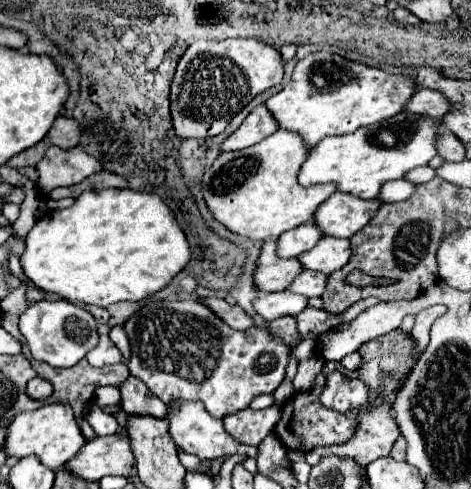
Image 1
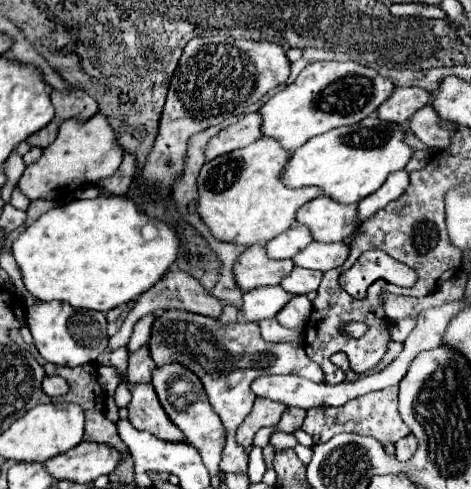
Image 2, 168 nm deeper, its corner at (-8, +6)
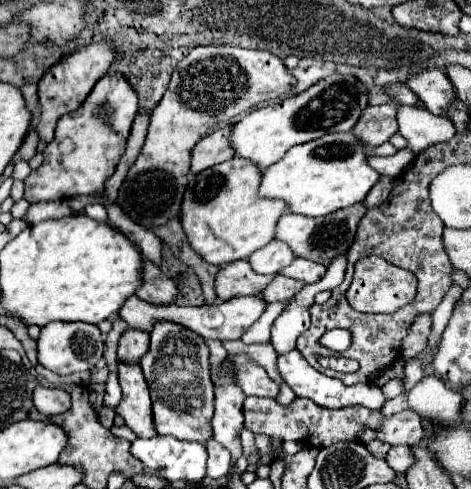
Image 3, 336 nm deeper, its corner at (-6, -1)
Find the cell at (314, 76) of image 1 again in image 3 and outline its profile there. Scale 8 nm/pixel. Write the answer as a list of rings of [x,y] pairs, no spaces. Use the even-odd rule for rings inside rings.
[[[334,73],[314,83],[304,93],[282,99],[278,105],[254,109],[252,113],[244,115],[230,131],[230,147],[238,157],[252,161],[258,169],[266,169],[270,167],[270,163],[282,159],[282,155],[298,143],[318,139],[326,135],[326,131],[328,133],[352,131],[354,123],[360,119],[366,107],[368,107],[366,87],[352,75]]]

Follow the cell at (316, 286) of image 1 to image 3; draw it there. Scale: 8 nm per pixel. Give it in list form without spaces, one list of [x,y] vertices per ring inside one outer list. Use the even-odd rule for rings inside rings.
[[[274,275],[274,279],[264,287],[260,297],[266,303],[274,303],[274,301],[284,301],[294,297],[300,289],[302,289],[302,283],[294,283],[292,279],[286,279],[284,275]]]

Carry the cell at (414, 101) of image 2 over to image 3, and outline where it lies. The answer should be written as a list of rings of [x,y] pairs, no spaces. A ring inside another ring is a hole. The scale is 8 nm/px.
[[[384,103],[376,107],[366,107],[358,123],[354,125],[352,133],[364,143],[366,149],[374,149],[382,143],[386,143],[396,131],[396,105],[398,103]]]

